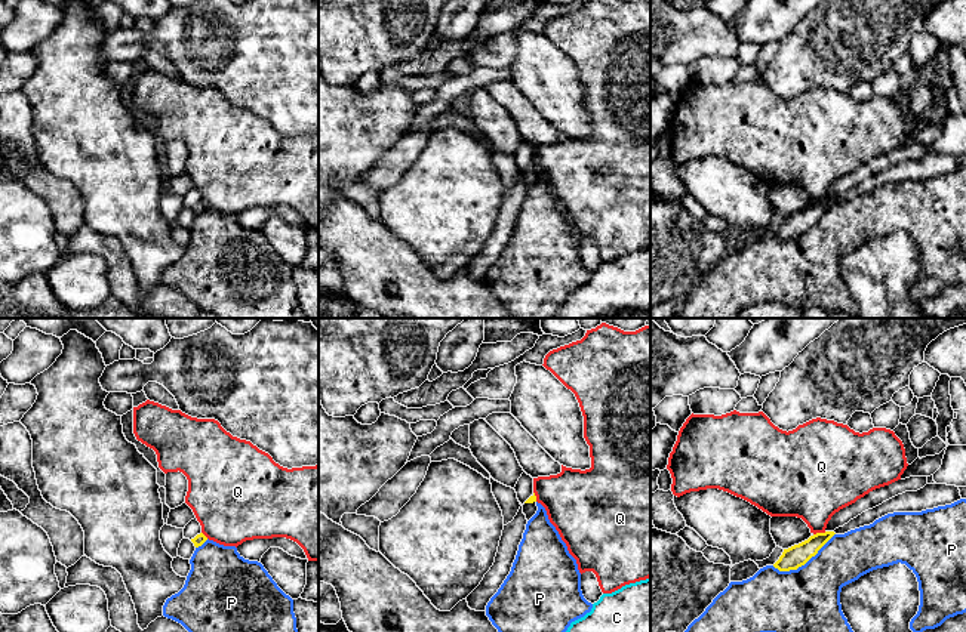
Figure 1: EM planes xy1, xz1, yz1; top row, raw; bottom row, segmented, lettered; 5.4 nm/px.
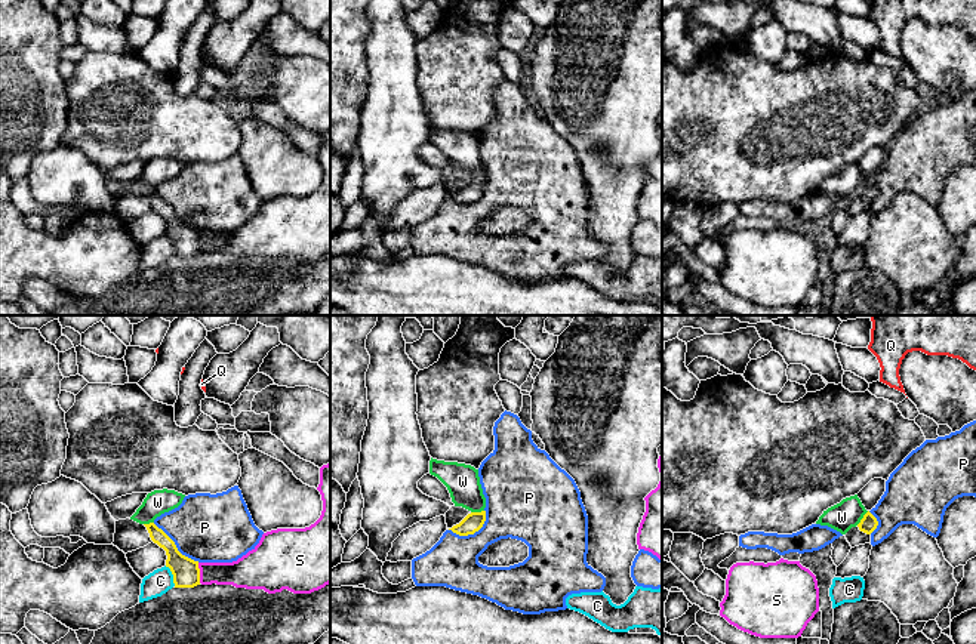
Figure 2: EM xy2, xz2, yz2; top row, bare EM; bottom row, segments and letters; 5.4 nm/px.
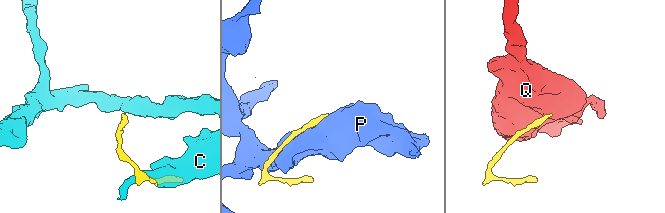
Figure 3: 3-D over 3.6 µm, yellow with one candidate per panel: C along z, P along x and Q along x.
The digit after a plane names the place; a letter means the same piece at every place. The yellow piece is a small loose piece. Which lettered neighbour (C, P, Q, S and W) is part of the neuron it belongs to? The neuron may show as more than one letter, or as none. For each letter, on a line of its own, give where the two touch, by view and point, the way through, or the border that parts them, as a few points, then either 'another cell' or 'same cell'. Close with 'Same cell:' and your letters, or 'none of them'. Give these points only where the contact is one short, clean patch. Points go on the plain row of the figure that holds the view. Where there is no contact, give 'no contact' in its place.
C: contact xy2 (172, 242); another cell
P: contact yz1 (803, 233); another cell
Q: contact yz1 (820, 202); border yz1 (825, 200), (814, 203); another cell
S: contact xy2 (199, 242); border xy2 (197, 231), (200, 250); another cell
W: contact yz2 (862, 187); border yz2 (868, 179), (856, 193); another cell
Same cell: none of them

